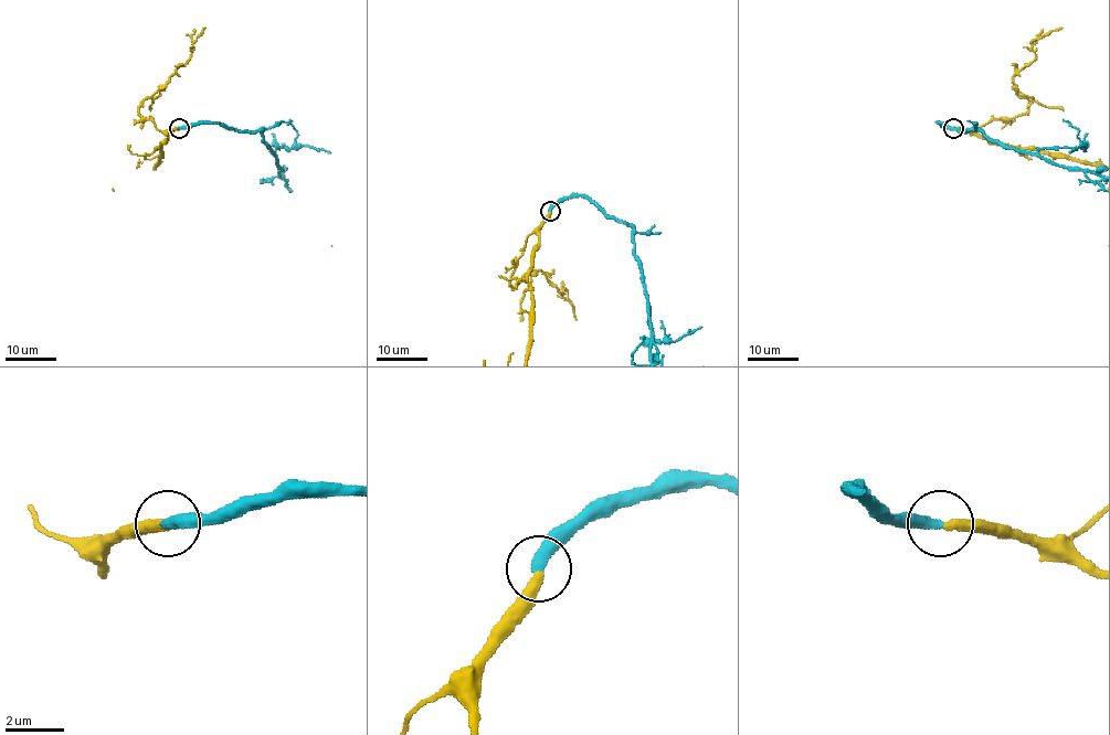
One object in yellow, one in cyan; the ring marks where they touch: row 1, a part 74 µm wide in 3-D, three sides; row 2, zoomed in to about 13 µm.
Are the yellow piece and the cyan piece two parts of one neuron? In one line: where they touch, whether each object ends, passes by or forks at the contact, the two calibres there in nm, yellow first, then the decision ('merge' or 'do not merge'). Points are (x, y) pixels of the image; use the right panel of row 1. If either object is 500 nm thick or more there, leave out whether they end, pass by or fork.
(953, 128) | yellow ends | cyan ends | 360/440 nm | merge

